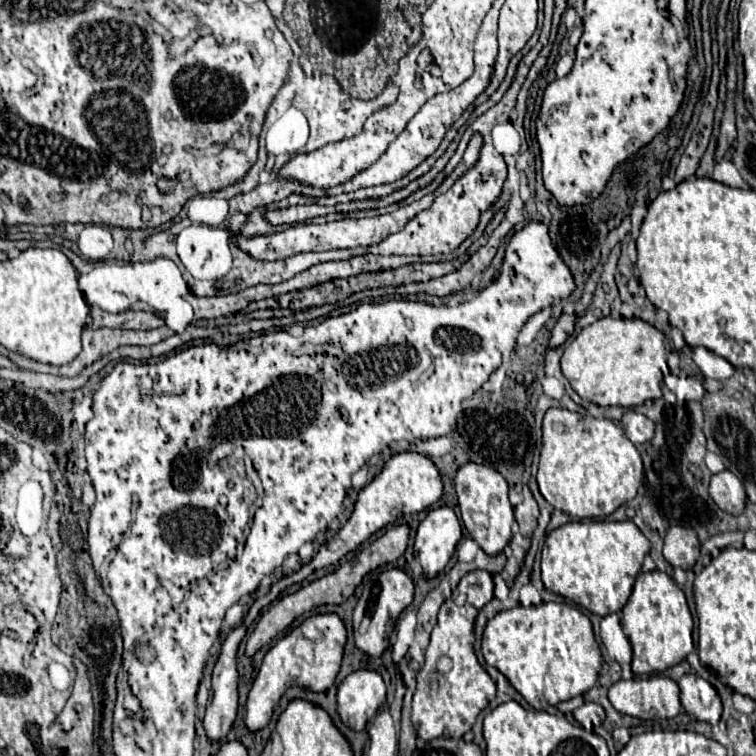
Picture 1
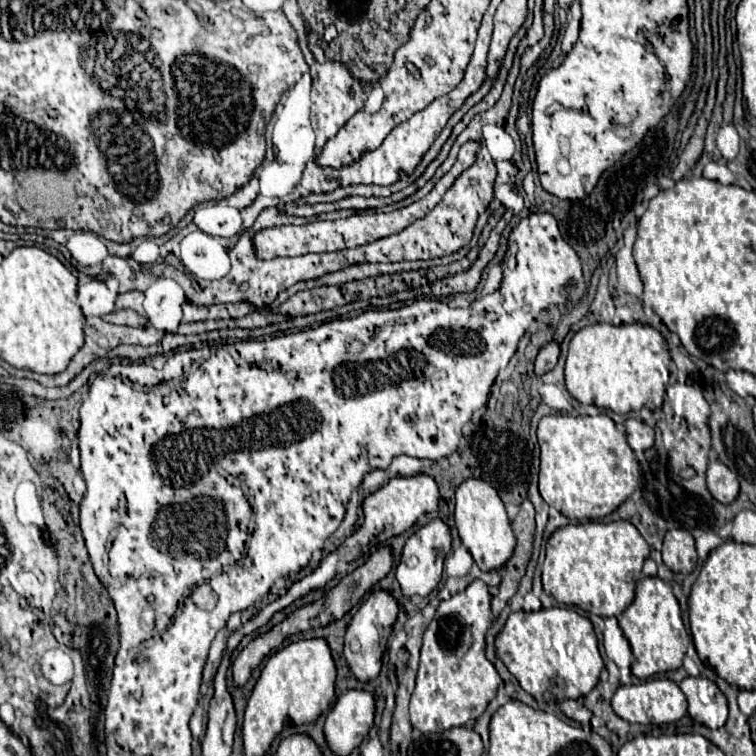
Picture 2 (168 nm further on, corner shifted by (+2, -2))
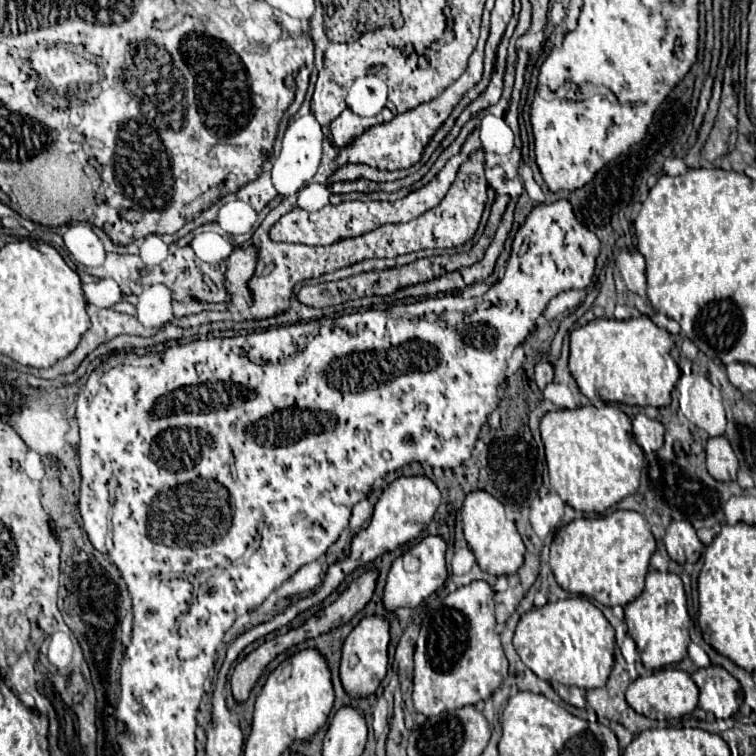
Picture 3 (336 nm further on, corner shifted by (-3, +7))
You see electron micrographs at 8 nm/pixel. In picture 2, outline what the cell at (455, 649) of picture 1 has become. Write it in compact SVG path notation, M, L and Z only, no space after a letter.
M479 579L437 607L435 621L429 623L423 635L417 685L409 705L411 725L423 735L467 725L497 695L501 677L485 657L485 631L491 619L491 593Z

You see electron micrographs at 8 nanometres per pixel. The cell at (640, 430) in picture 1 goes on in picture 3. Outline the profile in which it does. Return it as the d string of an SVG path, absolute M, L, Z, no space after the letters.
M646 414L634 418L632 434L644 452L656 452L664 444L664 426L658 420L650 420Z

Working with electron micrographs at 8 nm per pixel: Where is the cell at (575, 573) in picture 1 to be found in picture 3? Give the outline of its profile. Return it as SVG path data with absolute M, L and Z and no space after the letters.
M616 510L614 514L592 518L592 520L590 518L572 520L564 528L560 528L554 534L554 540L550 546L550 568L554 572L556 582L566 592L582 594L604 606L626 606L644 590L644 576L648 572L650 556L654 554L654 550L656 550L656 540L644 516L638 512Z

